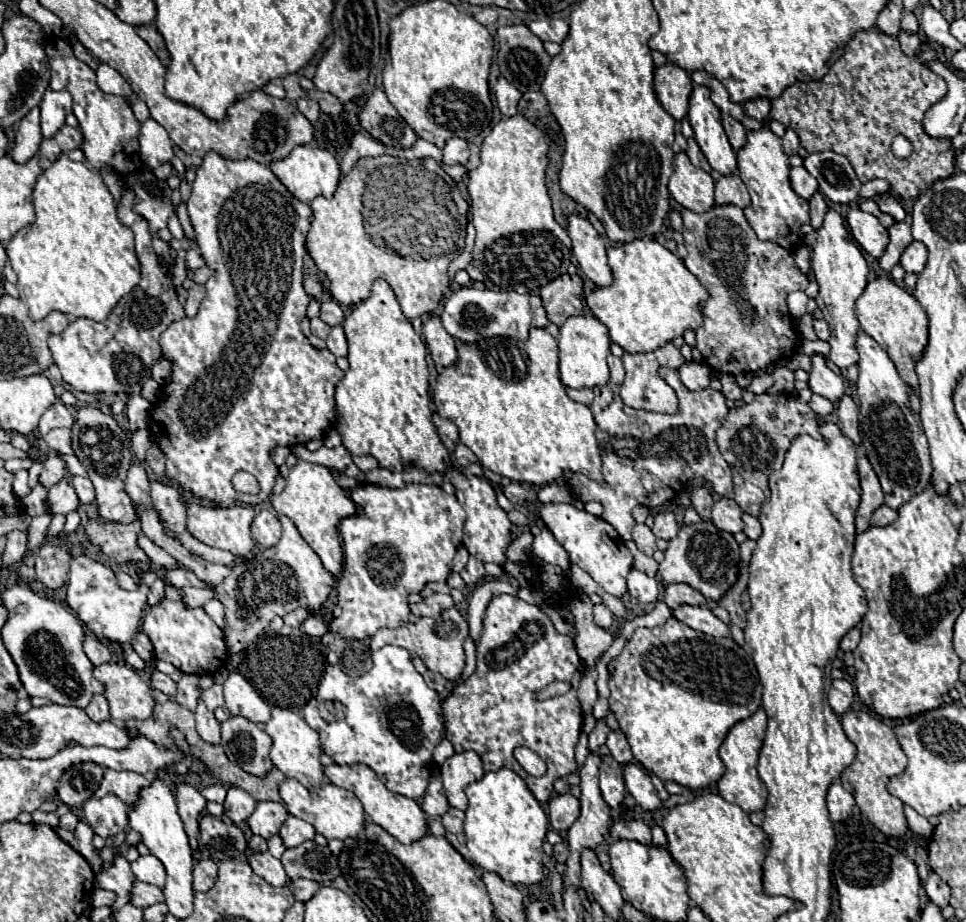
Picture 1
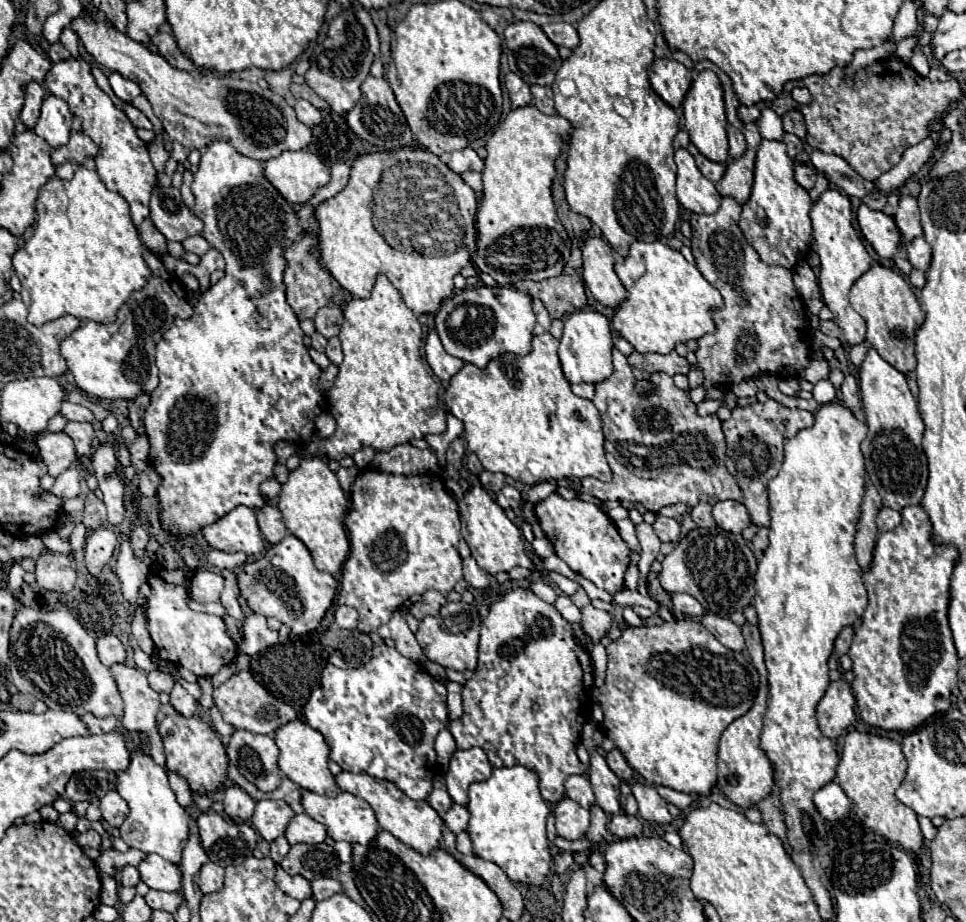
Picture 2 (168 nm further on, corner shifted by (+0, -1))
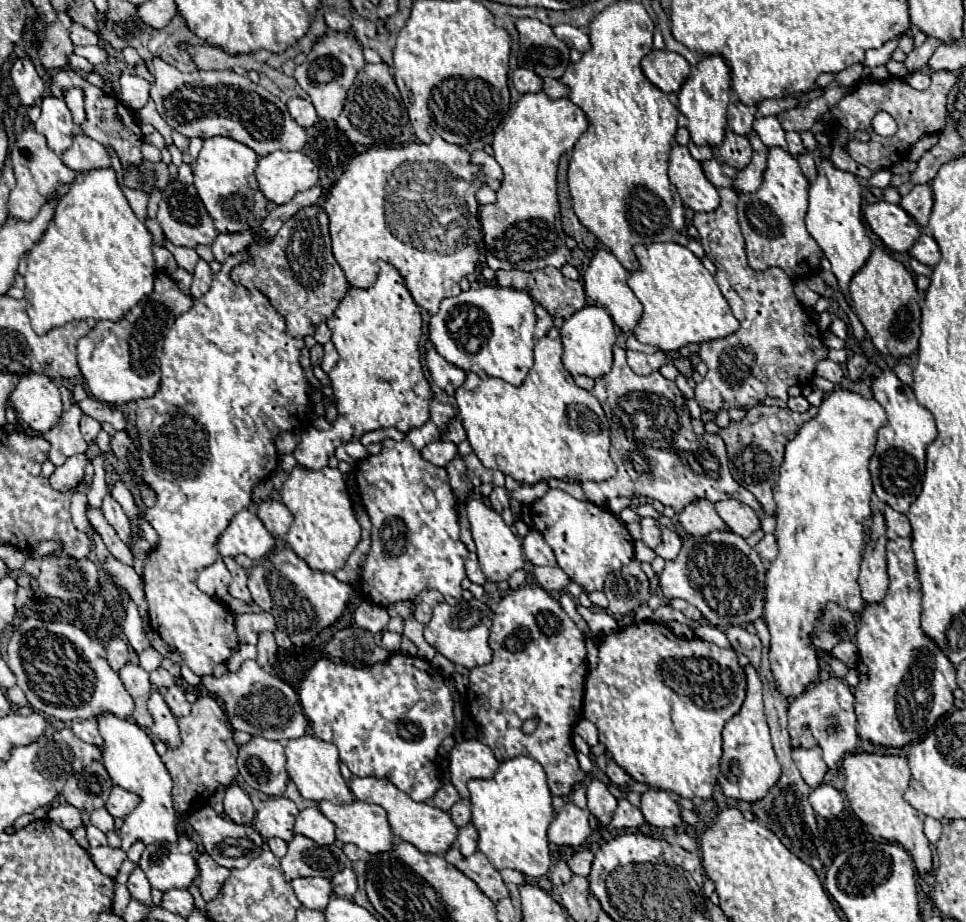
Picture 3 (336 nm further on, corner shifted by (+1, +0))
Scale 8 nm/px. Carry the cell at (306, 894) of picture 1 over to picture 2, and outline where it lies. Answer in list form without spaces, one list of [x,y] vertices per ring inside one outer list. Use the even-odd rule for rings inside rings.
[[[317,878],[317,880],[311,880],[311,888],[313,888],[313,898],[317,902],[325,900],[325,898],[331,898],[333,894],[343,892],[341,882],[335,880],[335,878]]]

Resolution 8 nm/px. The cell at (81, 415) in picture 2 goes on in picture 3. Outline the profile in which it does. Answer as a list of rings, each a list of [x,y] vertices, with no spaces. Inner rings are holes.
[[[88,397],[88,399],[84,399],[84,401],[78,401],[76,405],[84,411],[84,415],[88,415],[88,417],[100,421],[100,423],[108,421],[116,431],[126,429],[126,421],[124,421],[122,413],[116,411],[114,407],[110,407],[108,403],[102,403],[102,401],[96,401],[96,399],[90,399],[90,397]]]

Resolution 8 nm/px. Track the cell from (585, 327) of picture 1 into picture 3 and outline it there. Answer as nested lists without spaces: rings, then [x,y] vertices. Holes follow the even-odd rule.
[[[586,305],[584,309],[576,311],[570,319],[564,321],[560,335],[564,345],[562,365],[572,377],[588,375],[596,379],[612,369],[612,347],[616,343],[616,329],[612,317],[608,315],[608,311],[604,311],[602,305]]]

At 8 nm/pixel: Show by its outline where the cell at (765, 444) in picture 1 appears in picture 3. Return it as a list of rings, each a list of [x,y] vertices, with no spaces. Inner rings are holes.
[[[756,405],[746,411],[746,417],[742,421],[730,421],[728,427],[718,431],[718,435],[726,443],[732,477],[760,501],[766,517],[772,517],[776,513],[776,503],[772,499],[772,485],[776,483],[778,469],[784,461],[784,445],[788,443],[790,437],[798,433],[802,423],[804,419],[800,417],[800,413],[794,413],[788,407],[780,409],[780,407]]]

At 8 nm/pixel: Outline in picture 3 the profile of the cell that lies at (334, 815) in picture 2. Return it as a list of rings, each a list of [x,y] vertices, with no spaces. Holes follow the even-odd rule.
[[[354,799],[352,803],[346,805],[334,805],[330,801],[320,801],[318,809],[322,811],[322,815],[326,819],[330,819],[336,827],[336,839],[340,839],[342,843],[354,843],[356,847],[368,851],[368,853],[382,853],[392,849],[392,831],[386,819],[386,811],[380,805],[368,805],[364,801]]]

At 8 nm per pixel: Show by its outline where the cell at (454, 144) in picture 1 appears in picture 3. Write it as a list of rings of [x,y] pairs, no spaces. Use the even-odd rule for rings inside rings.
[[[472,151],[472,163],[476,163],[480,167],[480,171],[484,173],[484,181],[496,191],[502,181],[502,169],[494,161],[494,157],[484,151]]]

